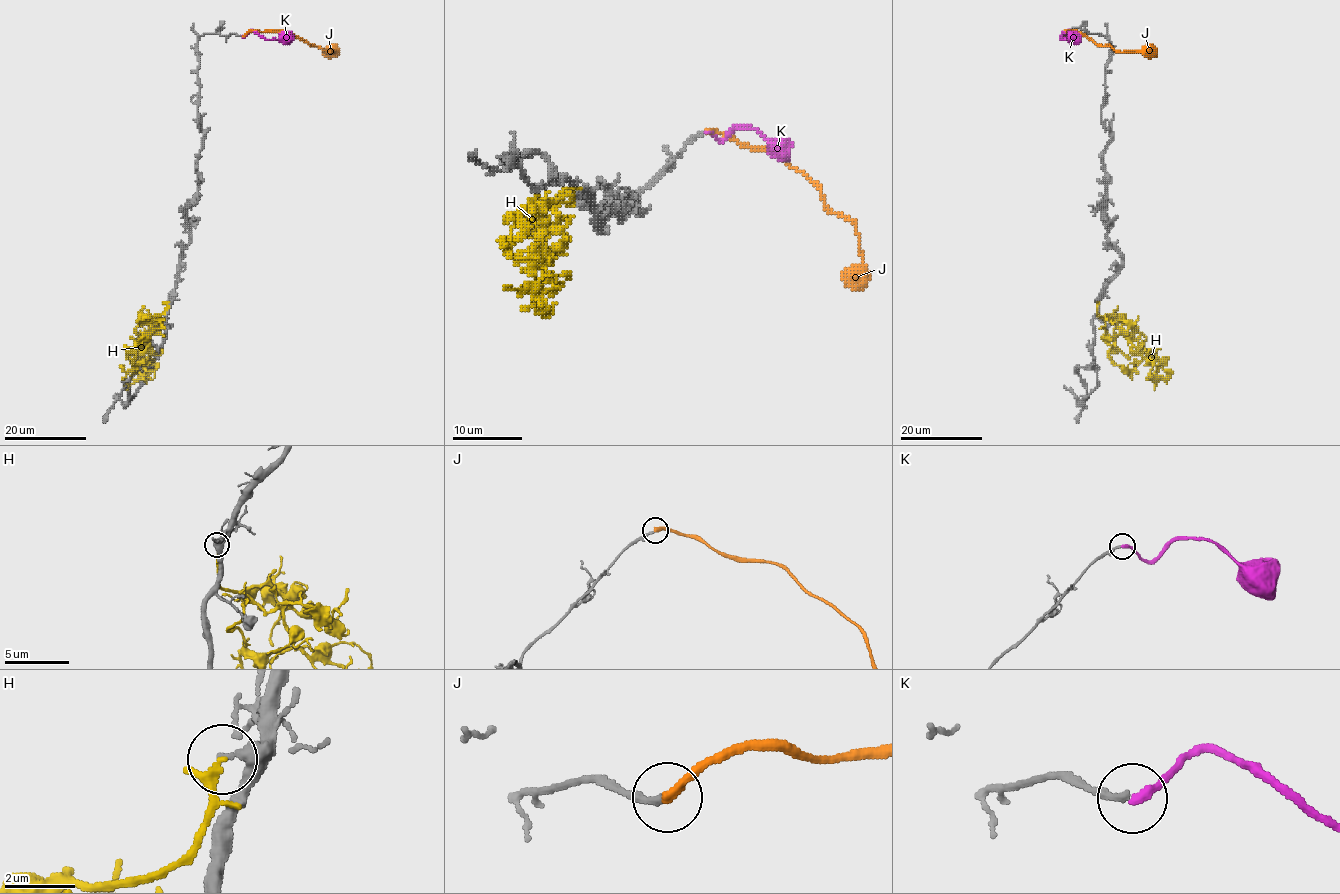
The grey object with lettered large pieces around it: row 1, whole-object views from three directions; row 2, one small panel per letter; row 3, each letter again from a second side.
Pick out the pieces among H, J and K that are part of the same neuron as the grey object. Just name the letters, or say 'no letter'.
K

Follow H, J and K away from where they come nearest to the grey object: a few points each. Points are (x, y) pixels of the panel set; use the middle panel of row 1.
H: (578, 187), (553, 199), (567, 203), (567, 194), (541, 206), (555, 290), (536, 288), (548, 309), (553, 304)
J: (706, 132), (774, 149), (818, 187), (823, 203), (854, 225), (863, 276), (858, 290)
K: (706, 132), (724, 140), (736, 128), (755, 128), (776, 149), (788, 156)

